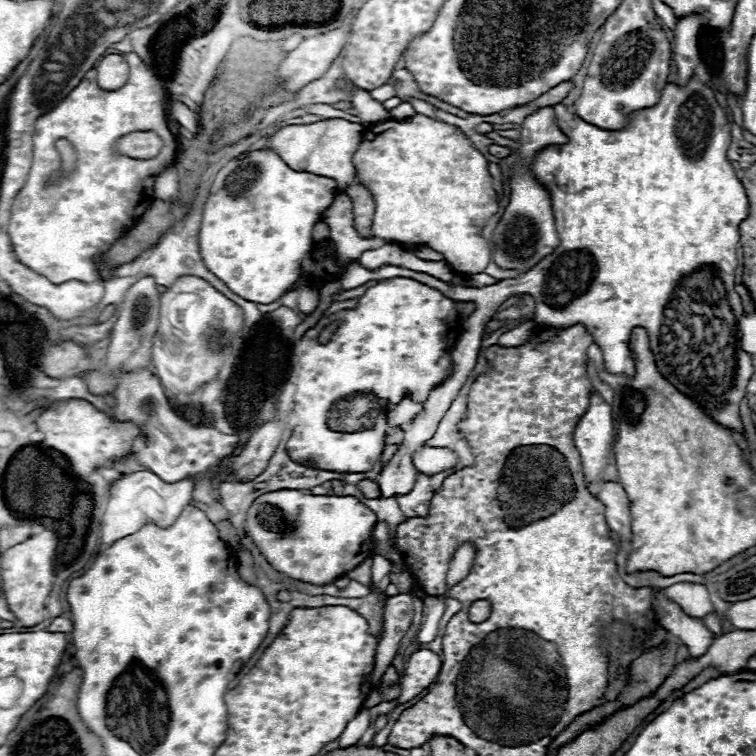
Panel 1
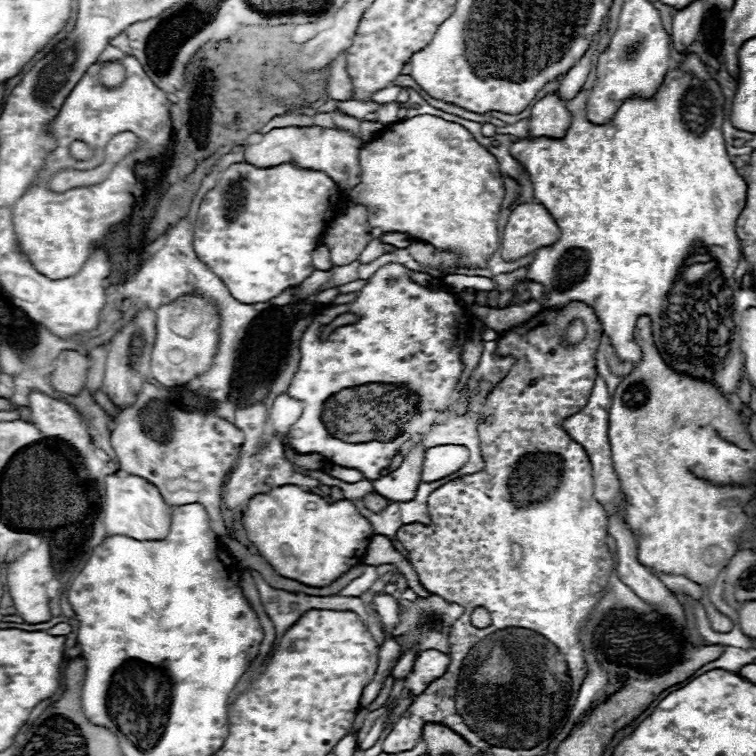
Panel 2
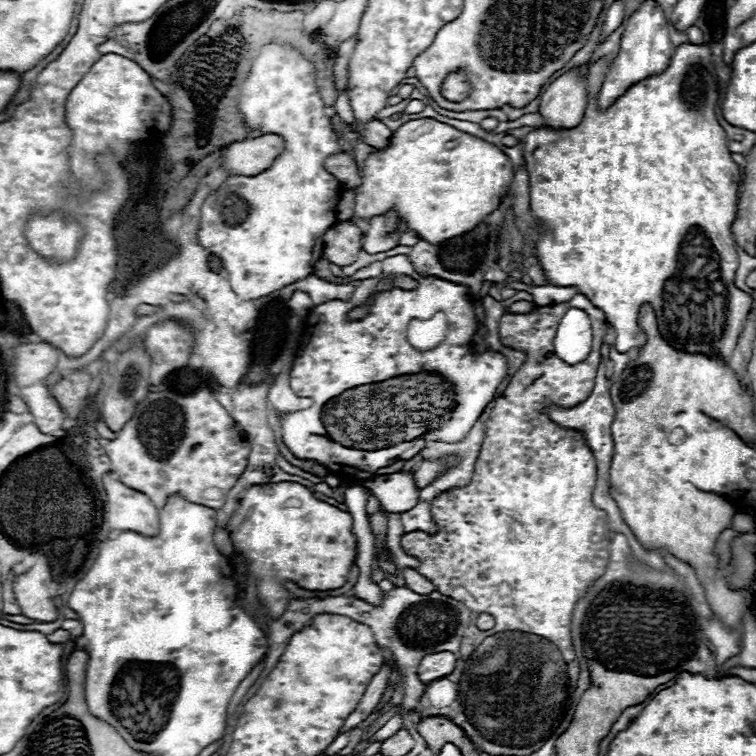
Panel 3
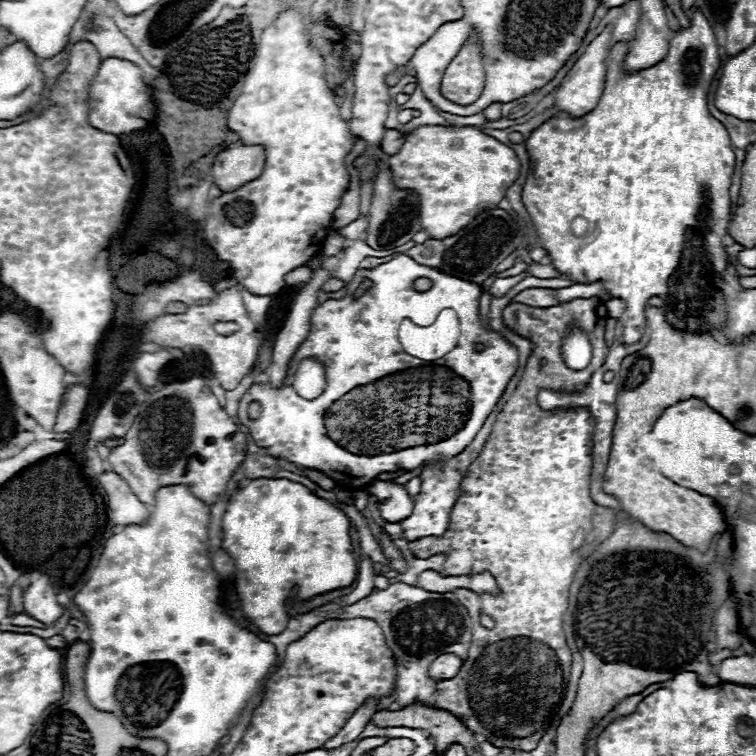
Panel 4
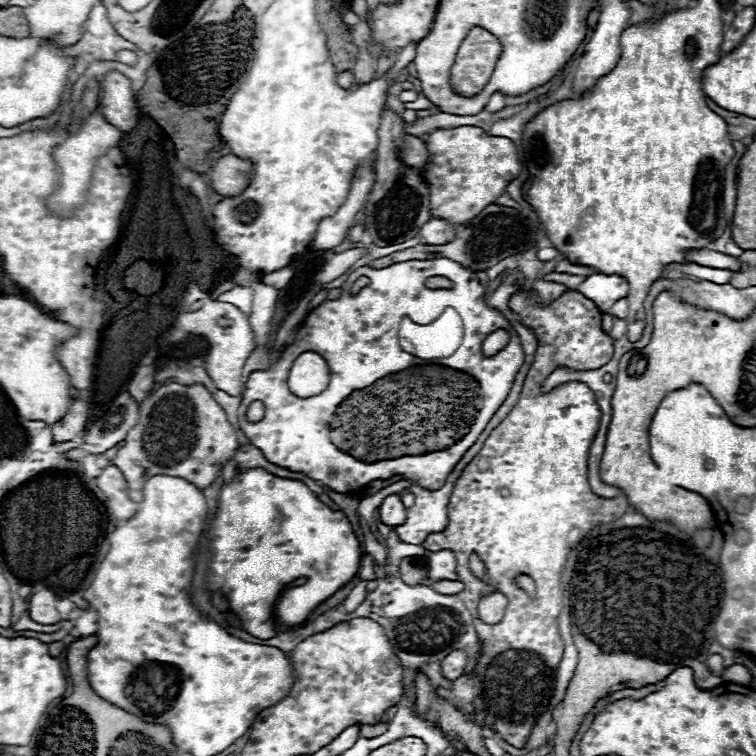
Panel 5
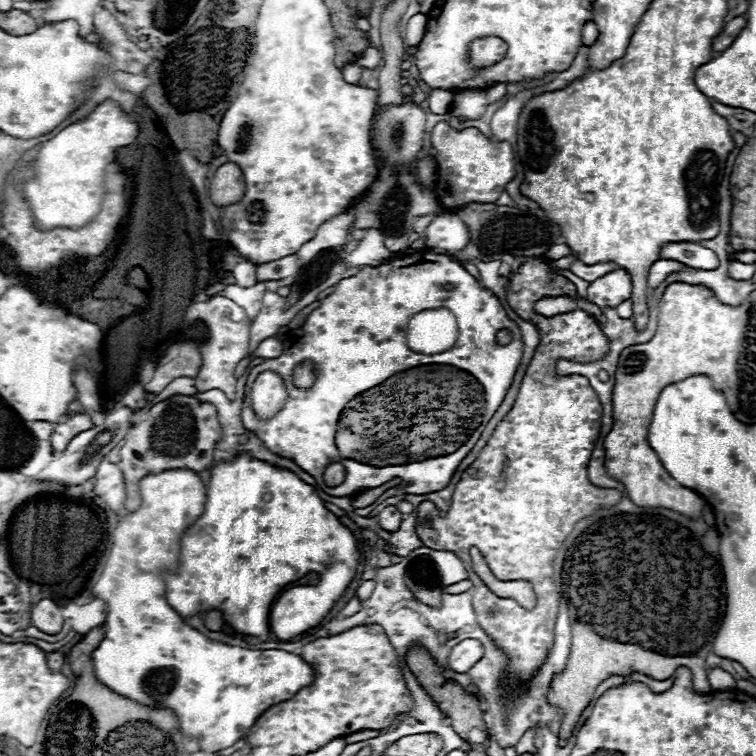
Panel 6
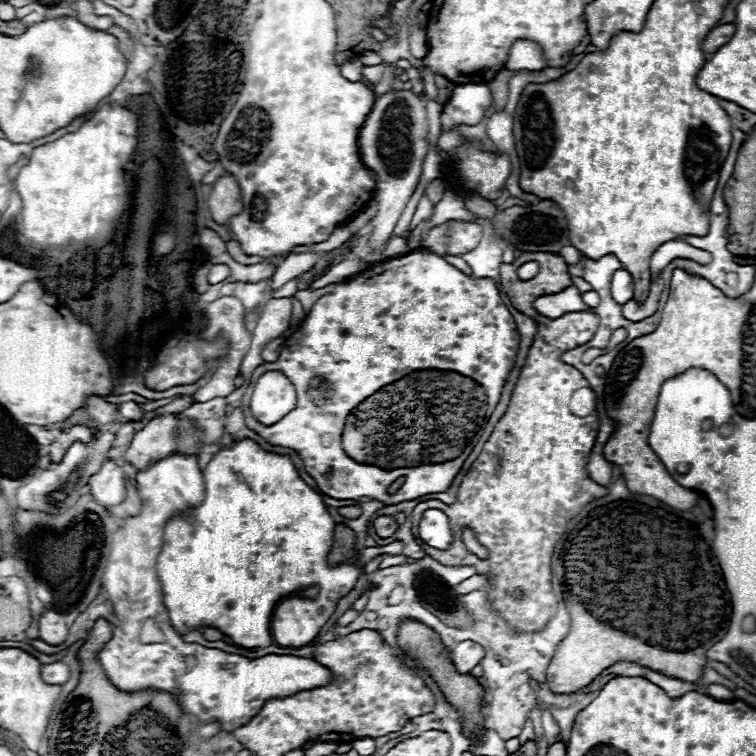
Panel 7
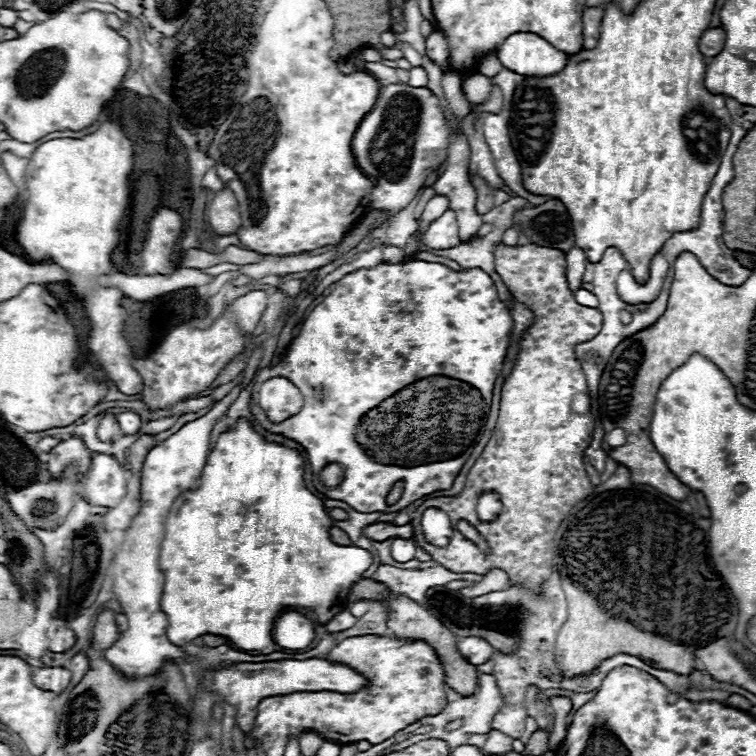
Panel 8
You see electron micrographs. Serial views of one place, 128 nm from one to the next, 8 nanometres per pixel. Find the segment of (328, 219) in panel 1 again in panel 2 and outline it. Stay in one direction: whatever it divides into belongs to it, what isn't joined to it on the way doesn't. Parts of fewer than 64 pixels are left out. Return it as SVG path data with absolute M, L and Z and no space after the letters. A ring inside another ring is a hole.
M390 232L390 234L382 234L382 238L380 238L384 244L392 244L392 246L396 246L396 248L408 248L410 246L410 242L414 242L410 236L406 236L406 234L400 234L400 232Z

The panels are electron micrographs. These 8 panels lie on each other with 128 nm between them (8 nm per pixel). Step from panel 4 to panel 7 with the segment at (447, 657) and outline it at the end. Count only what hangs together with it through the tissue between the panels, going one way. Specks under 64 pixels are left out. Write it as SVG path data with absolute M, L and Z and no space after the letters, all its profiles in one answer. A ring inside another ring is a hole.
M464 640L456 646L456 650L454 648L450 650L450 660L460 674L468 674L474 666L480 664L482 658L484 658L484 648L470 640Z

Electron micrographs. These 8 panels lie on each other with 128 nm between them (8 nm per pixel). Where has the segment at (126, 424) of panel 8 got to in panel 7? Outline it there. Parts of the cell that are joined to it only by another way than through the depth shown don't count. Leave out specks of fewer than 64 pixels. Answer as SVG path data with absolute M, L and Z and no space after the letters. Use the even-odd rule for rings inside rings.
M136 402L120 404L120 412L122 412L124 422L132 422L132 420L140 420L142 418L142 410L140 410L140 406Z

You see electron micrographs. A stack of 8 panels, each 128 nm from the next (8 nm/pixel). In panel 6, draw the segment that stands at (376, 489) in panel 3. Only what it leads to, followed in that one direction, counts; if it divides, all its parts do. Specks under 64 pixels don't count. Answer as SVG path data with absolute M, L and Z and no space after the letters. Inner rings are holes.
M386 506L380 514L378 514L378 520L380 520L380 526L388 532L394 532L398 530L398 526L402 524L402 514L398 512L396 506Z

